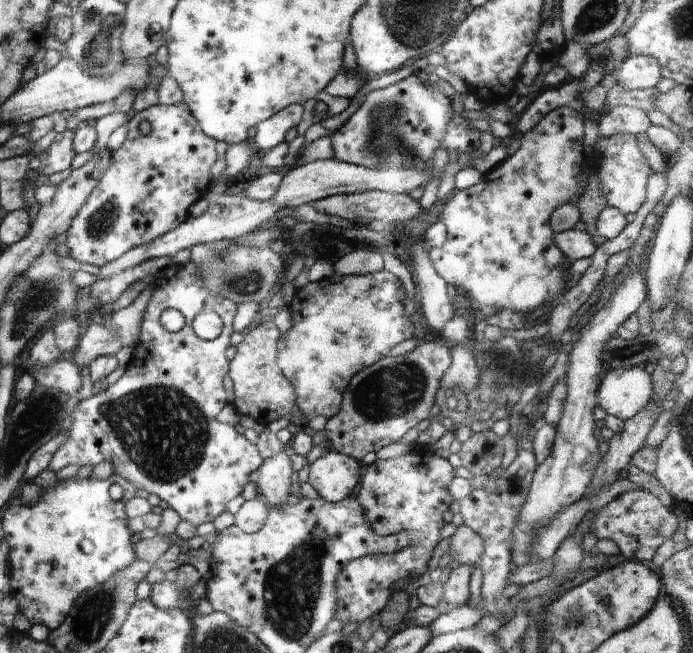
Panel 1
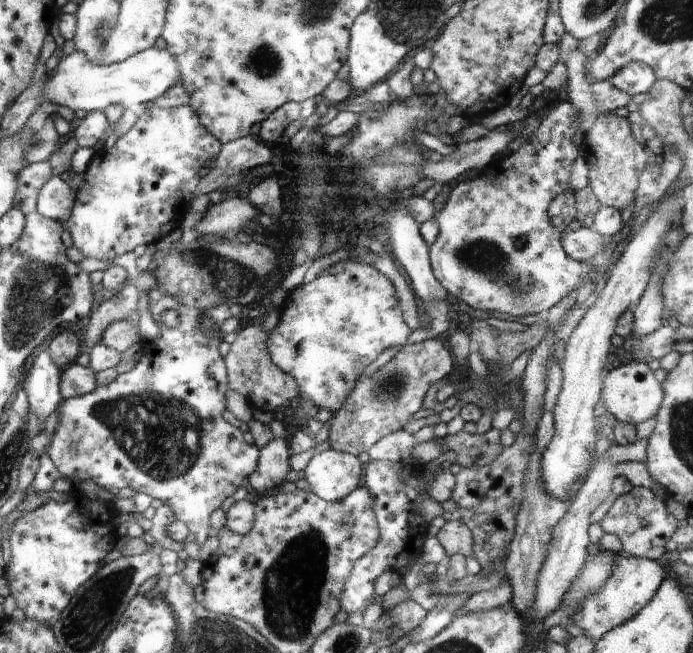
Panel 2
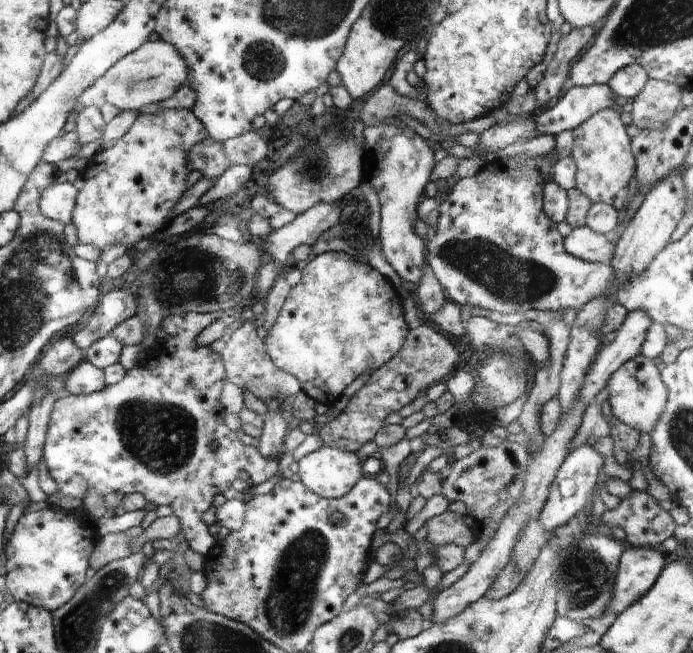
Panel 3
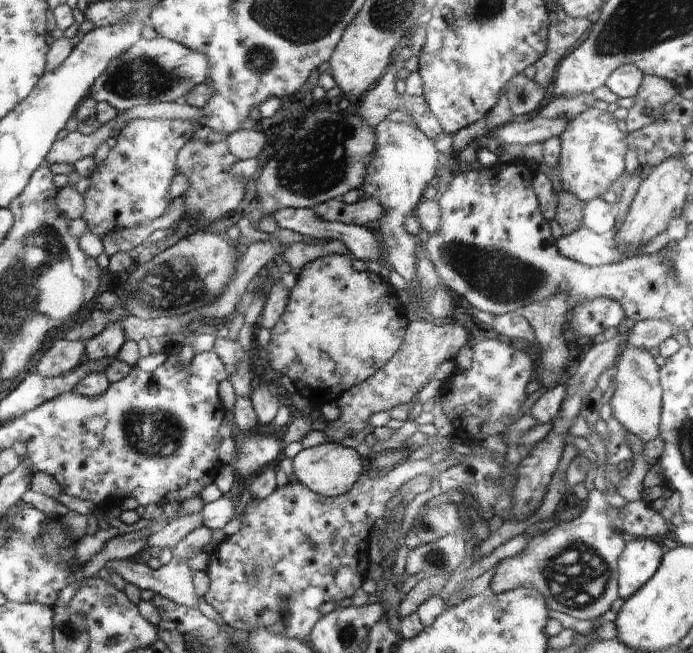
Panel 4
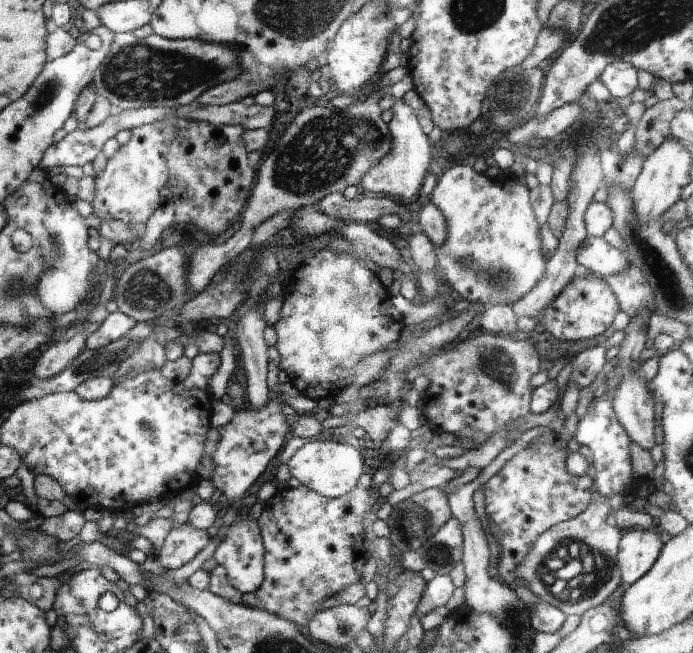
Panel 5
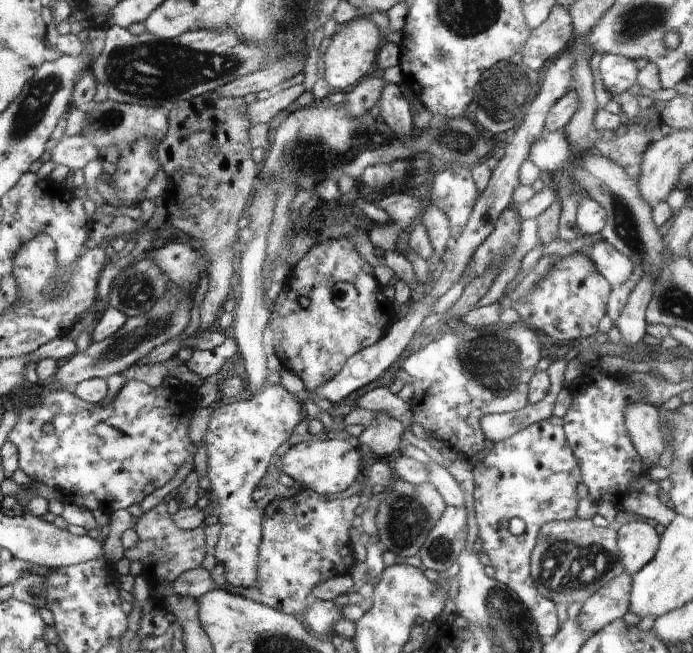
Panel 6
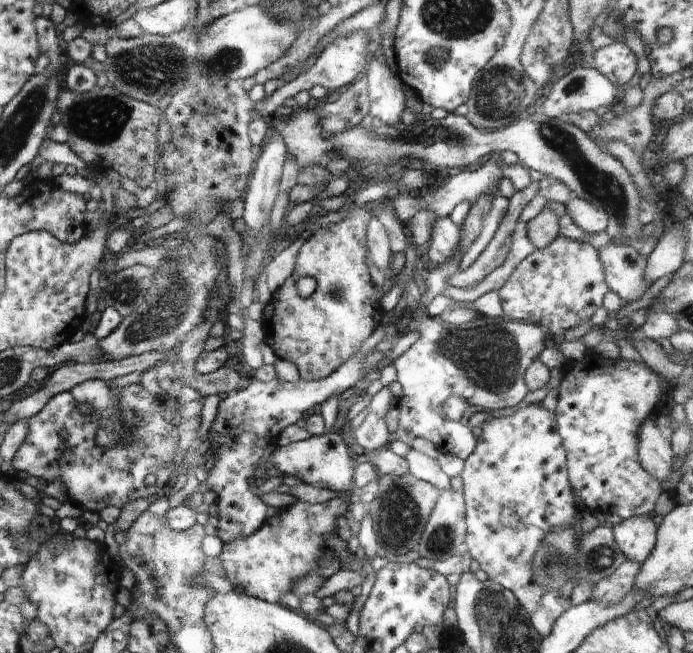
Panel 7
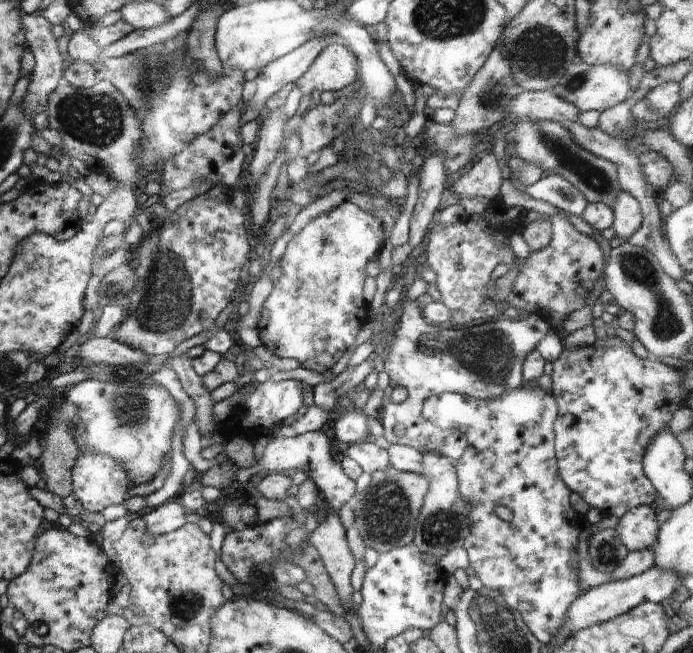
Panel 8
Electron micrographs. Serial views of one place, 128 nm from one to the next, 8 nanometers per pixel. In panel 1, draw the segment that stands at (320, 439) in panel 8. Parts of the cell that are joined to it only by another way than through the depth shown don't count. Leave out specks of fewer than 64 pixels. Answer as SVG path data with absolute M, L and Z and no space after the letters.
M330 449L309 466L308 482L324 500L337 503L356 495L361 464L355 458Z

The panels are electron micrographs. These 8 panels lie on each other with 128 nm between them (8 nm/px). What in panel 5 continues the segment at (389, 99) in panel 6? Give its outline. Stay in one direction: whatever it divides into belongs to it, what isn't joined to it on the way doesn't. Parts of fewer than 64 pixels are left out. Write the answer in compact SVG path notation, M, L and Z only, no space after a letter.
M397 99L390 109L392 120L386 125L391 137L391 150L377 164L370 166L362 178L361 187L368 194L381 195L402 202L412 202L421 193L431 160L432 141L421 130L412 108L403 99Z

